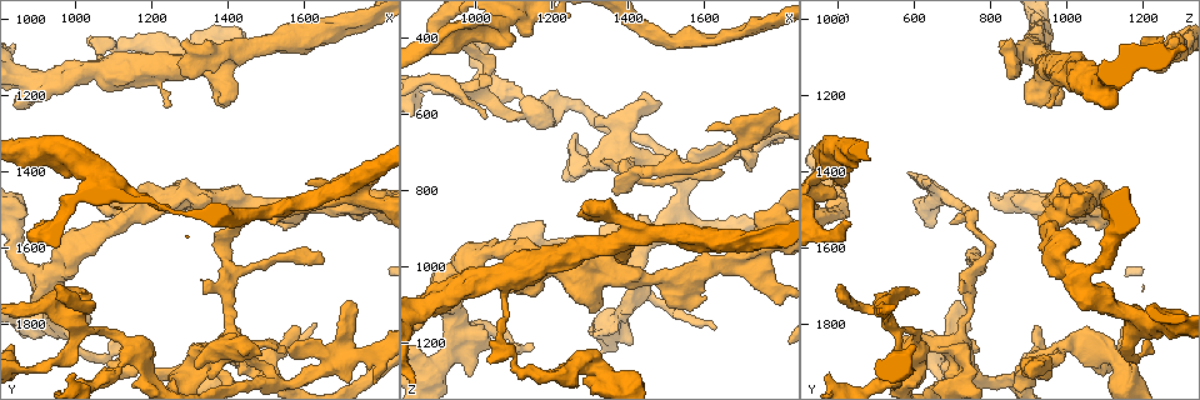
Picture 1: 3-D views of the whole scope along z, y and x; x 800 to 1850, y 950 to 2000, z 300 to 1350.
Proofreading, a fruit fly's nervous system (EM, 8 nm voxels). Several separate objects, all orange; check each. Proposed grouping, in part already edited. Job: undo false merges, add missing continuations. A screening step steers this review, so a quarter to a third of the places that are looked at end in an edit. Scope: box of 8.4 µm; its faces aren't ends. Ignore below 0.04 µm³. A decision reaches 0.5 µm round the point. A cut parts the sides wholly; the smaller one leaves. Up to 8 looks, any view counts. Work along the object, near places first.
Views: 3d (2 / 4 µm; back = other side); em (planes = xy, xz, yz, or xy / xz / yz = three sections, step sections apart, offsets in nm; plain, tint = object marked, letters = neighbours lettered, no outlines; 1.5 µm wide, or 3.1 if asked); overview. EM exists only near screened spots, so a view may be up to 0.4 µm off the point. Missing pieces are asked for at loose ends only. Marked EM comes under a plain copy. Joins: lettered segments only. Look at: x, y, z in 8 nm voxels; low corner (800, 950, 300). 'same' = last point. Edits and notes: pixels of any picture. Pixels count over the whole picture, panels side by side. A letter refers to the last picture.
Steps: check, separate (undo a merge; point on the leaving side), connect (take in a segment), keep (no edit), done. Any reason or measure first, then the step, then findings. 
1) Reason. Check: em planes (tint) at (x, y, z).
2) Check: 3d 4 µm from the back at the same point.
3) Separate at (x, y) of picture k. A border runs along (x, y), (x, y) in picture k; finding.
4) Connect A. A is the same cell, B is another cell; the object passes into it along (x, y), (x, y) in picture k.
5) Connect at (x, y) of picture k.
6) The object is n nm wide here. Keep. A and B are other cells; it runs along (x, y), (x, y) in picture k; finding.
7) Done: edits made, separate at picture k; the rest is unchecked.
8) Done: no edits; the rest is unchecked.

An open end. Check: 3d 4 µm at (915, 1530, 440).

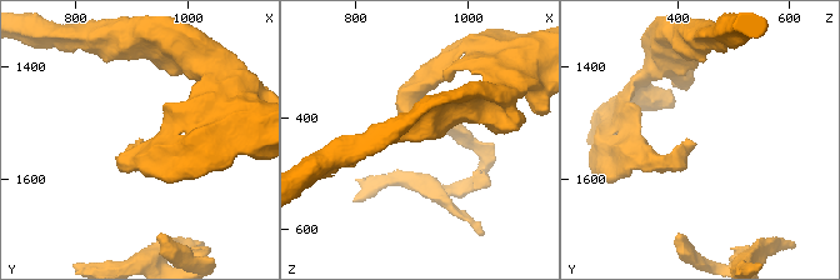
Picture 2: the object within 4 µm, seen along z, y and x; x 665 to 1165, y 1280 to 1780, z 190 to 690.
Need the tissue. Check: em planes (letters) at (920, 1540, 435).

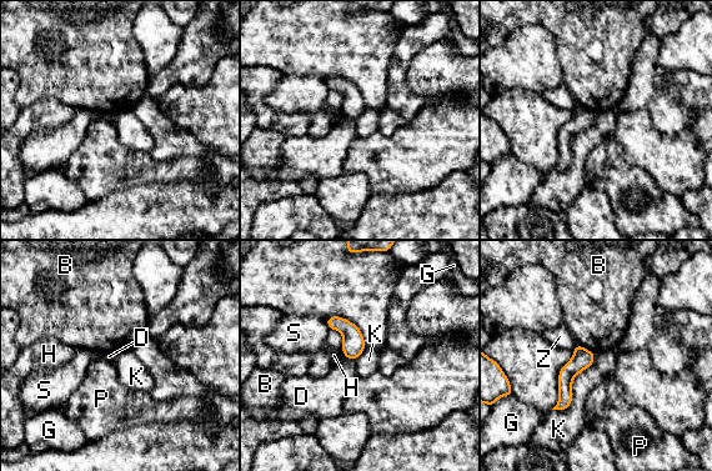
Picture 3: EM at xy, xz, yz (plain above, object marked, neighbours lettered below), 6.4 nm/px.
The longest contact is with K, 260 nm. Keep. B, D, G, H, K, P, S and Z are other cells; it runs along (578, 349), (560, 406) in picture 3; none of them fits.

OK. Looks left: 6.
Thick turns thin. Check: 3d 2 µm from the back at (1100, 1080, 1250).

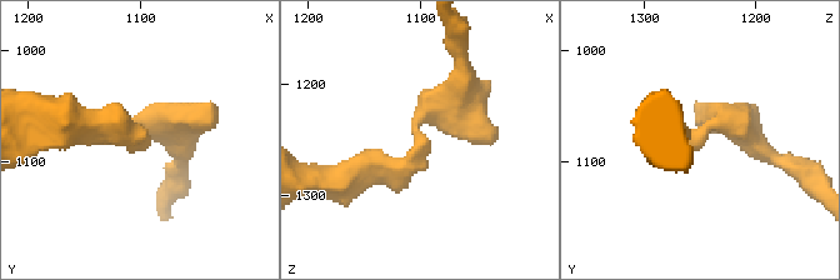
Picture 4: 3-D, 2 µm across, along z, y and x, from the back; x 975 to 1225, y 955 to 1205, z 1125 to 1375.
Check: em xz step 4 (letters) at (1098, 1078, 1250).

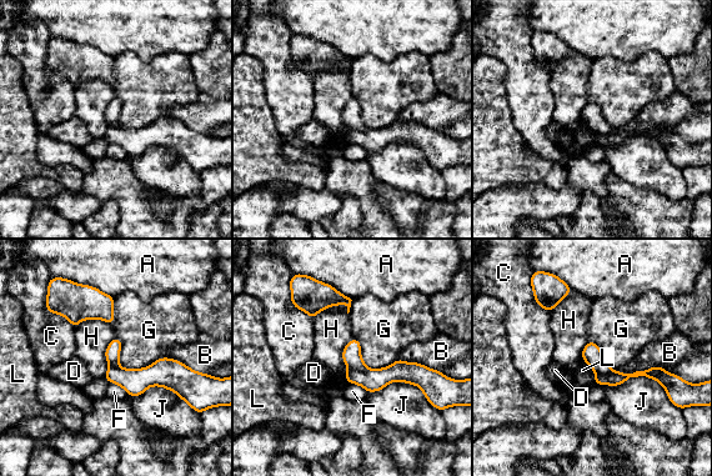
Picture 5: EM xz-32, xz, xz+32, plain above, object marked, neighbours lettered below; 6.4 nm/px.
The object is 110 nm wide here. Separate at (372, 380) of picture 5. A, B, C, D, F, G, H, J and L are other cells; the part that leaves runs along (424, 371), (349, 377) in picture 5; two neurons meet here.

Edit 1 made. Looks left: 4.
Branch stops here. Check: em planes (letters) at (1235, 1230, 955).

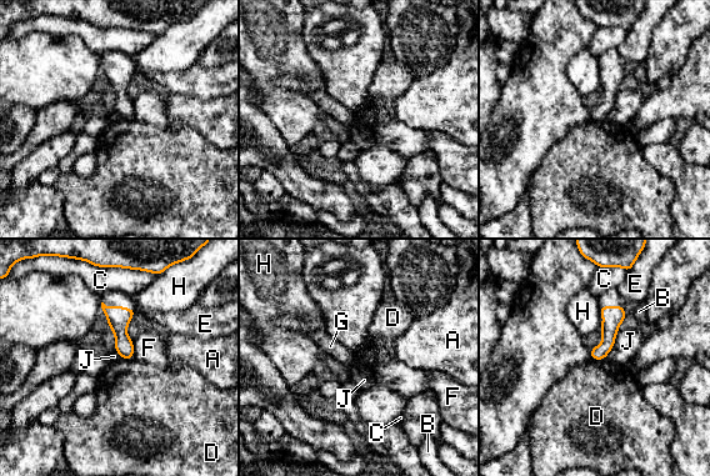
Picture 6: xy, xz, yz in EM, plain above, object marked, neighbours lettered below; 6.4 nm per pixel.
The longest contact is with J, 200 nm. Keep. A, B, C, D, E, F, G, H and J are other cells; a border runs along (591, 357), (605, 359) in picture 6; no lettered segment goes on from it.

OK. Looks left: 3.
Done: edits made, separate at picture 5; the rest is unchecked.

